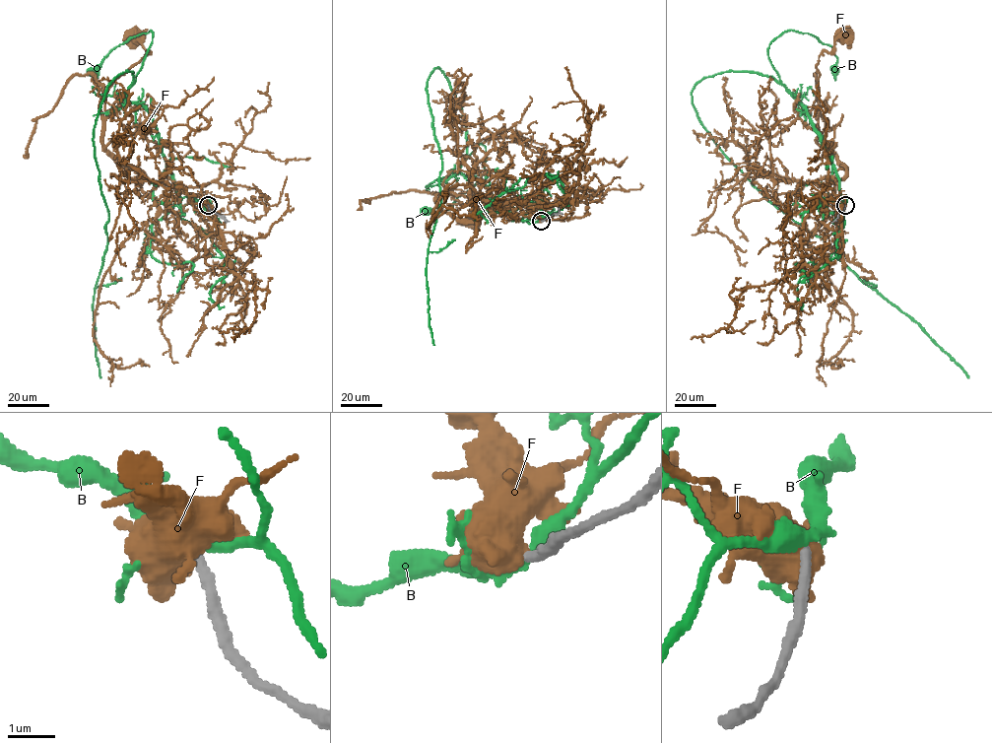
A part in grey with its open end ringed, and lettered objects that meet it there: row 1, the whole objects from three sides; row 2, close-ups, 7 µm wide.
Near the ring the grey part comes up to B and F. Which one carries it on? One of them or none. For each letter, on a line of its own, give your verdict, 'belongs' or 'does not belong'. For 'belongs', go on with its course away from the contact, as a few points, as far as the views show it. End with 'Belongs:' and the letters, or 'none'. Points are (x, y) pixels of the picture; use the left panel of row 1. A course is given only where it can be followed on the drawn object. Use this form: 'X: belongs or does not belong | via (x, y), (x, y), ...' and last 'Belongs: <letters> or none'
B: does not belong
F: does not belong
Belongs: none

